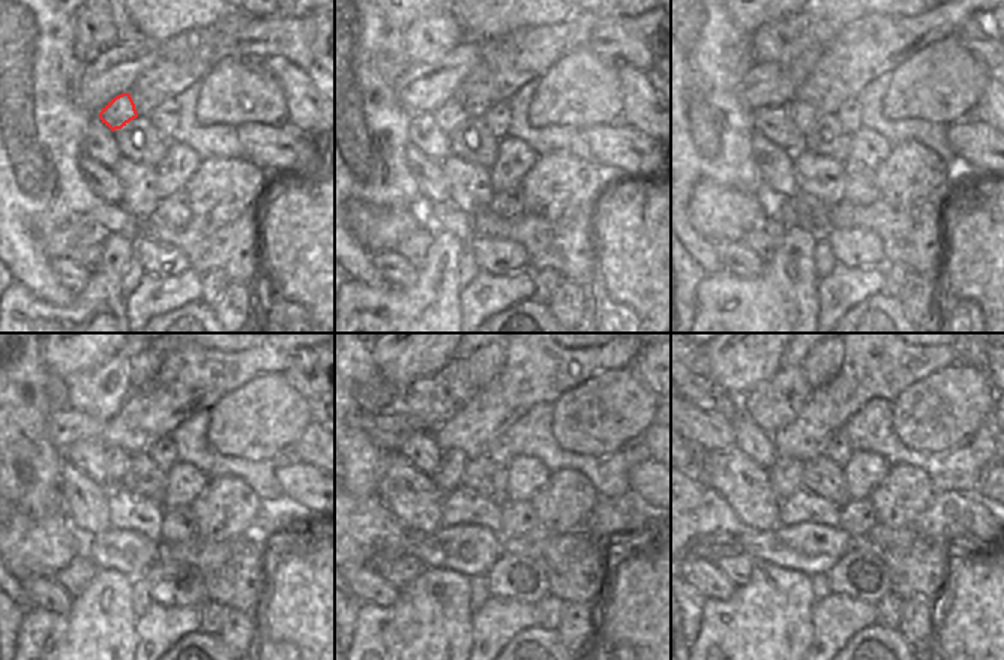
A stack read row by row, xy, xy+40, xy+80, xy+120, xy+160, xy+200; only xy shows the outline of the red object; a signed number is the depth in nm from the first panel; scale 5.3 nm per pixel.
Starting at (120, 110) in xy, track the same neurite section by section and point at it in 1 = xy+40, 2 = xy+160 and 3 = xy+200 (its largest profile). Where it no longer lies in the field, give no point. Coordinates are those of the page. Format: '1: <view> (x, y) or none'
1: xy+40 (450, 116)
2: xy+160 (452, 462)
3: xy+200 (785, 474)

